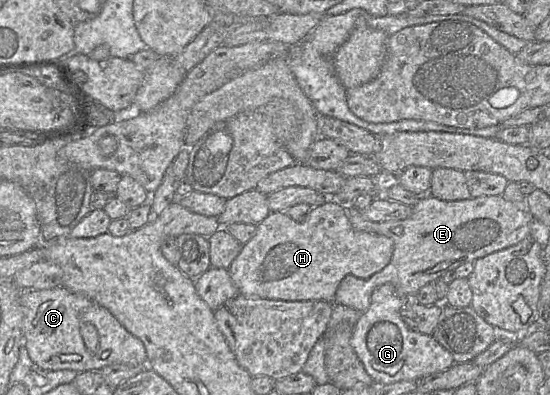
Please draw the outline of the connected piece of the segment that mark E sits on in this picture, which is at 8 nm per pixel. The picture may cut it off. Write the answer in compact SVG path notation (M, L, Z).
M427 194L420 197L412 207L412 214L403 220L373 222L351 205L348 215L354 229L384 235L394 243L391 260L381 271L366 279L347 275L336 290L333 304L351 307L360 313L368 309L373 290L385 283L392 284L401 298L414 298L420 288L442 278L448 271L513 246L533 230L533 219L526 204L516 205L502 195L442 201Z

